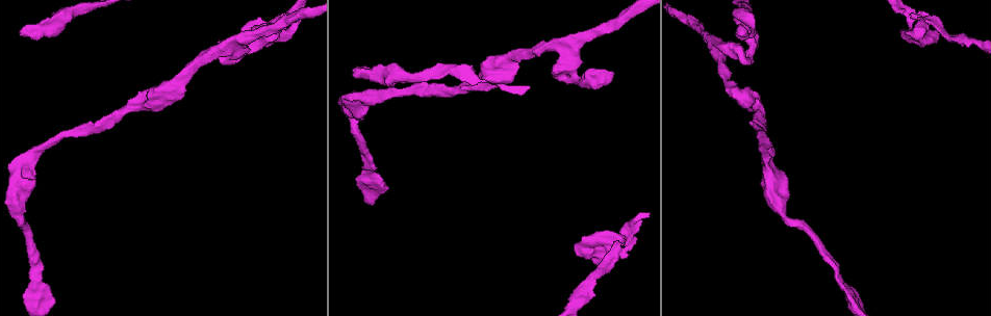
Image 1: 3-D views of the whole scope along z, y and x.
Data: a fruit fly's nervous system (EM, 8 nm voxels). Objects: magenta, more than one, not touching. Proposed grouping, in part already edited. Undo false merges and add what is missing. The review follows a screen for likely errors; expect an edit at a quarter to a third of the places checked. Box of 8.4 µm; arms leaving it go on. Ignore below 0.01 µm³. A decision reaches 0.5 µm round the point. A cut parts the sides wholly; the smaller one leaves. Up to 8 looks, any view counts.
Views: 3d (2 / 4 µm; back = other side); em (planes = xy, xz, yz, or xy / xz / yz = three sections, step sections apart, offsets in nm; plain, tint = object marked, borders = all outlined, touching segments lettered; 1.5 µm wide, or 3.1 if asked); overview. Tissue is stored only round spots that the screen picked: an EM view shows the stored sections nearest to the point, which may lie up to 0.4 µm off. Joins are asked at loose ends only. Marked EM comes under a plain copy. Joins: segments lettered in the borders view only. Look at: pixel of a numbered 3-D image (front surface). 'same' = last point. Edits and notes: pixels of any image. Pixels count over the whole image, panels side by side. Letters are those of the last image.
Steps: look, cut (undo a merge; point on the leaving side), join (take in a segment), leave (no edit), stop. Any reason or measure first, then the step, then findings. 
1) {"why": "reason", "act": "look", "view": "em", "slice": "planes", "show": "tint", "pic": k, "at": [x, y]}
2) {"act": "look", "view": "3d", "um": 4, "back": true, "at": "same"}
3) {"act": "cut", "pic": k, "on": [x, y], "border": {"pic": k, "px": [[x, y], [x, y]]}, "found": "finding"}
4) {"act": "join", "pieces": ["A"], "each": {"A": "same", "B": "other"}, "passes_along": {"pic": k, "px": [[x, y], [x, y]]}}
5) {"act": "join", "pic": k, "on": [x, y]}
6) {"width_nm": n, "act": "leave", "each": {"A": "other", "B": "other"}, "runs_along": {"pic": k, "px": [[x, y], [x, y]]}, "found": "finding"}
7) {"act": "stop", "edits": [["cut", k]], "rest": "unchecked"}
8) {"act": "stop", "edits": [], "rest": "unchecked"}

{"why": "thick turns thin", "act": "look", "view": "em", "slice": "planes", "show": "borders", "pic": 1, "at": [750, 101]}

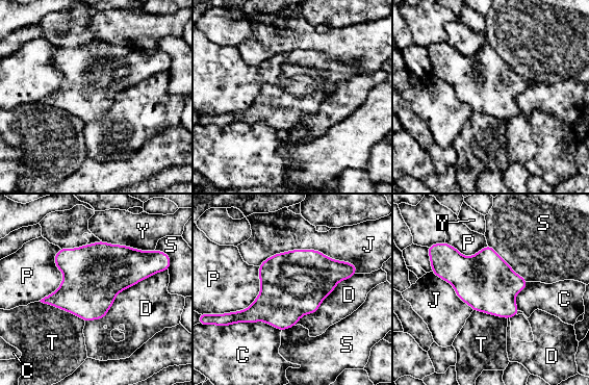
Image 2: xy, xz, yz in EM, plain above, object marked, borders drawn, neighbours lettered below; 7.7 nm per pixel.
{"act": "leave", "each": {"C": "other", "D": "other", "J": "other", "P": "other", "S": "other", "T": "other", "Y": "other"}, "border": {"pic": 2, "px": [[163, 271], [85, 322]]}, "found": "one neuron here"}

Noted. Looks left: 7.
{"why": "calibre changes", "act": "look", "view": "3d", "um": 4, "pic": 1, "at": [778, 206]}

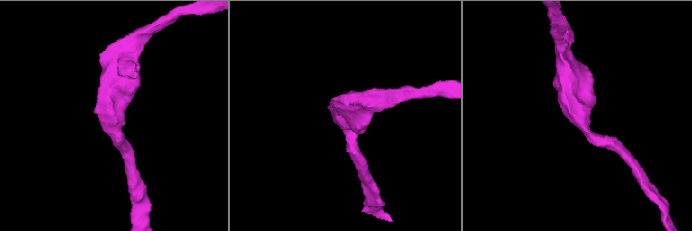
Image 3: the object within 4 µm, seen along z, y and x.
{"act": "look", "view": "em", "slice": "xz", "step": 4, "show": "borders", "pic": 3, "at": [582, 114]}

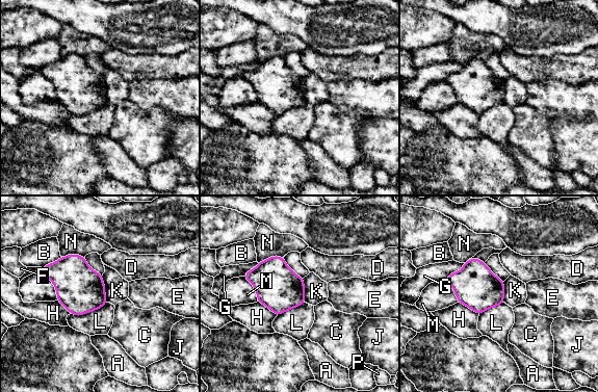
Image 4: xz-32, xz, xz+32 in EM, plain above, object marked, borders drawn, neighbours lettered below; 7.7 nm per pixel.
{"longest_contact_nm": ["L", 300], "act": "leave", "each": {"A": "other", "B": "other", "C": "other", "D": "other", "E": "other", "F": "other", "G": "other", "H": "other", "J": "other", "K": "other", "L": "other", "M": "other", "N": "other", "P": "other"}, "border": {"pic": 4, "px": [[107, 302], [86, 313], [71, 314]]}, "found": "one neuron here"}

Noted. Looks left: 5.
{"why": "an open end", "act": "look", "view": "3d", "um": 2, "pic": 1, "at": [20, 31]}

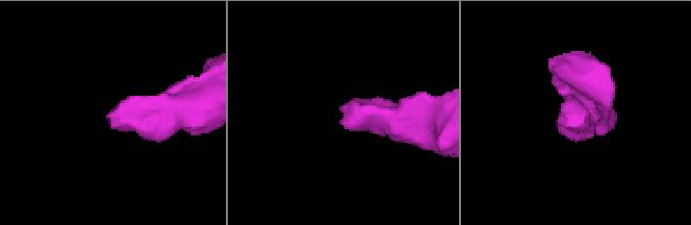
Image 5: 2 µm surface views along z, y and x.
{"act": "look", "view": "em", "slice": "yz", "step": 8, "show": "tint", "pic": 5, "at": [585, 112]}

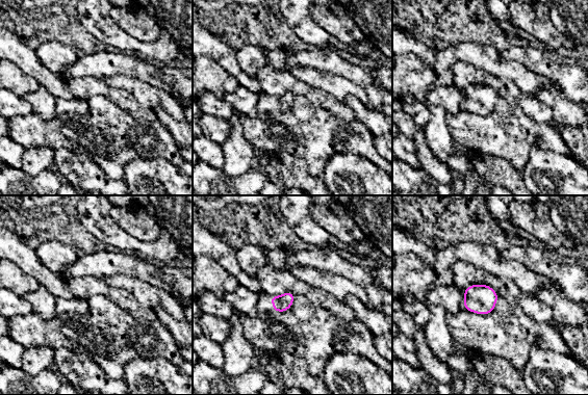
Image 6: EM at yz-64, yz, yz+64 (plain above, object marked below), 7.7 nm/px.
{"act": "look", "view": "em", "slice": "planes", "show": "borders", "at": "same"}

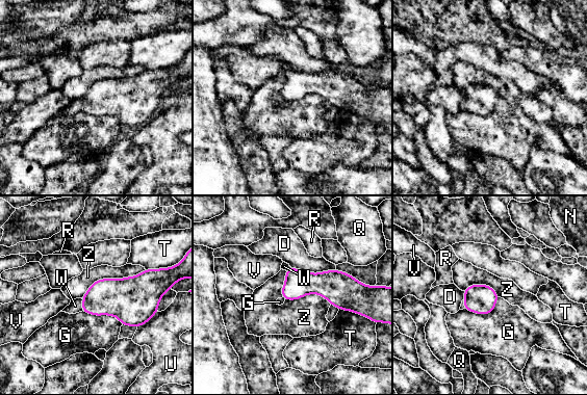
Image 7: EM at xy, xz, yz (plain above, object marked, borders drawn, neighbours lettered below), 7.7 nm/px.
{"longest_contact_nm": ["Z", 550], "act": "join", "pieces": ["W"], "each": {"D": "other", "G": "other", "N": "other", "Q": "other", "R": "other", "T": "other", "U": "other", "V": "other", "W": "same", "Z": "other"}, "passes_along": {"pic": 7, "px": [[109, 296], [82, 305], [75, 306]]}, "found": "it goes on there"}

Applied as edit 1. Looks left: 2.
{"act": "stop", "edits": [["join", 7]], "rest": "unchecked"}

